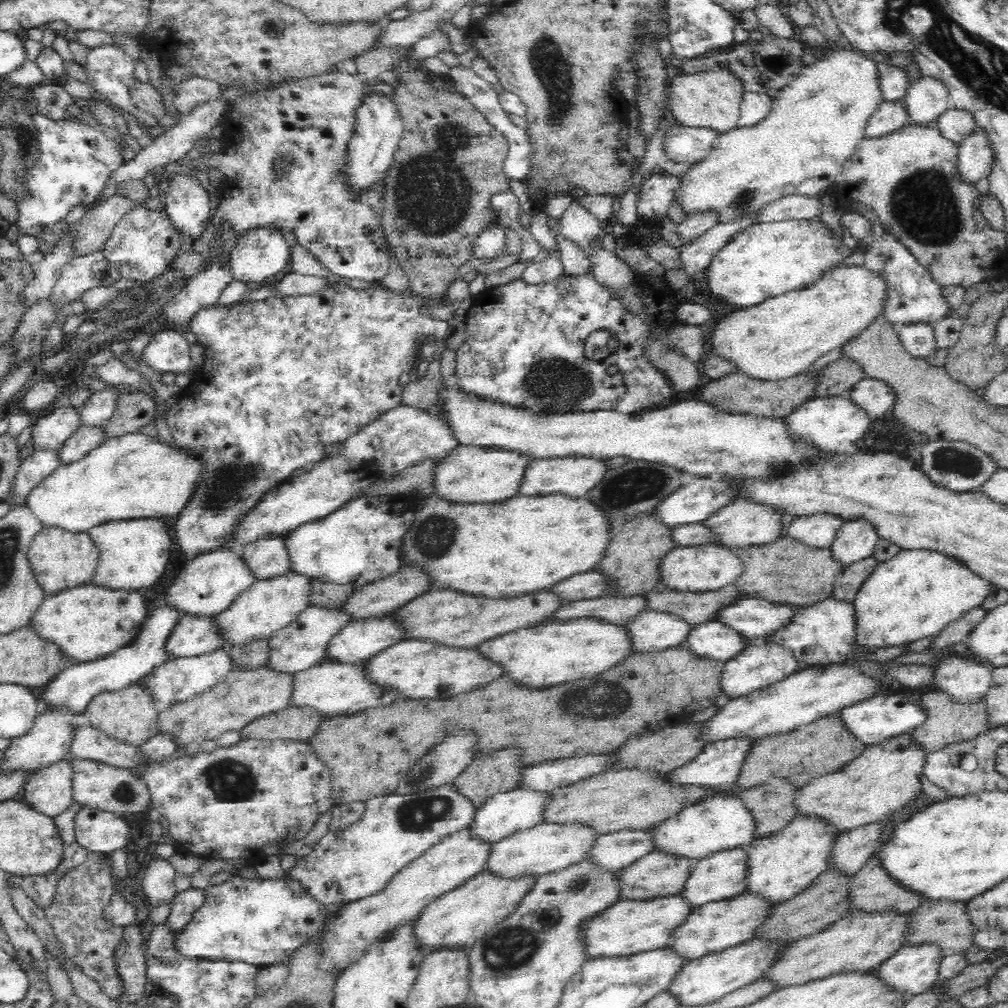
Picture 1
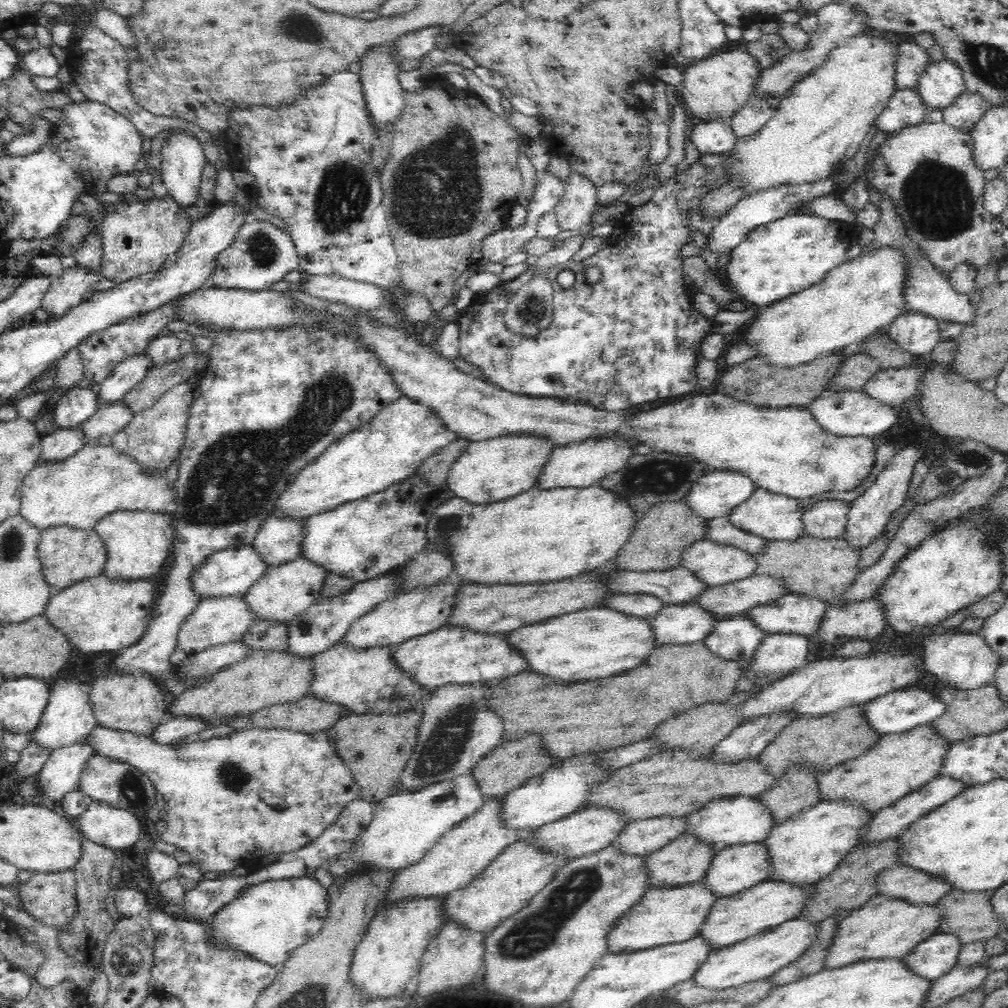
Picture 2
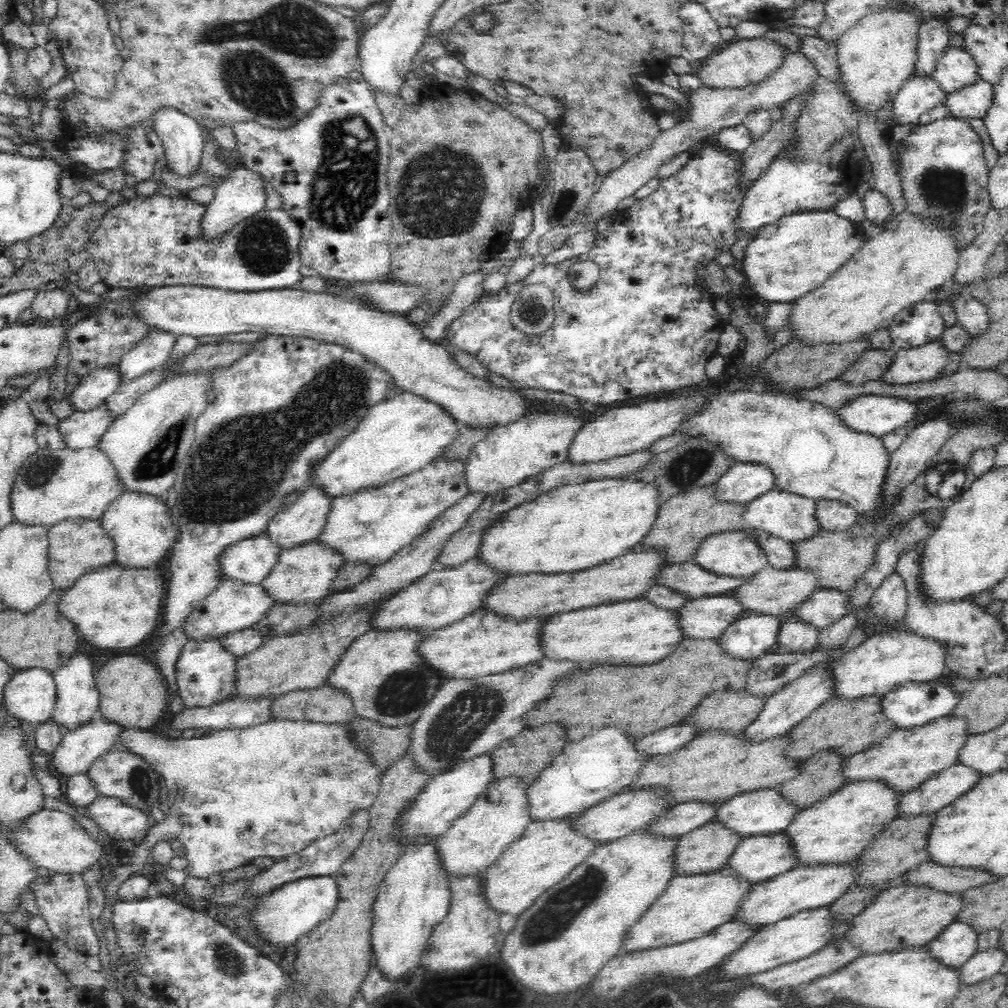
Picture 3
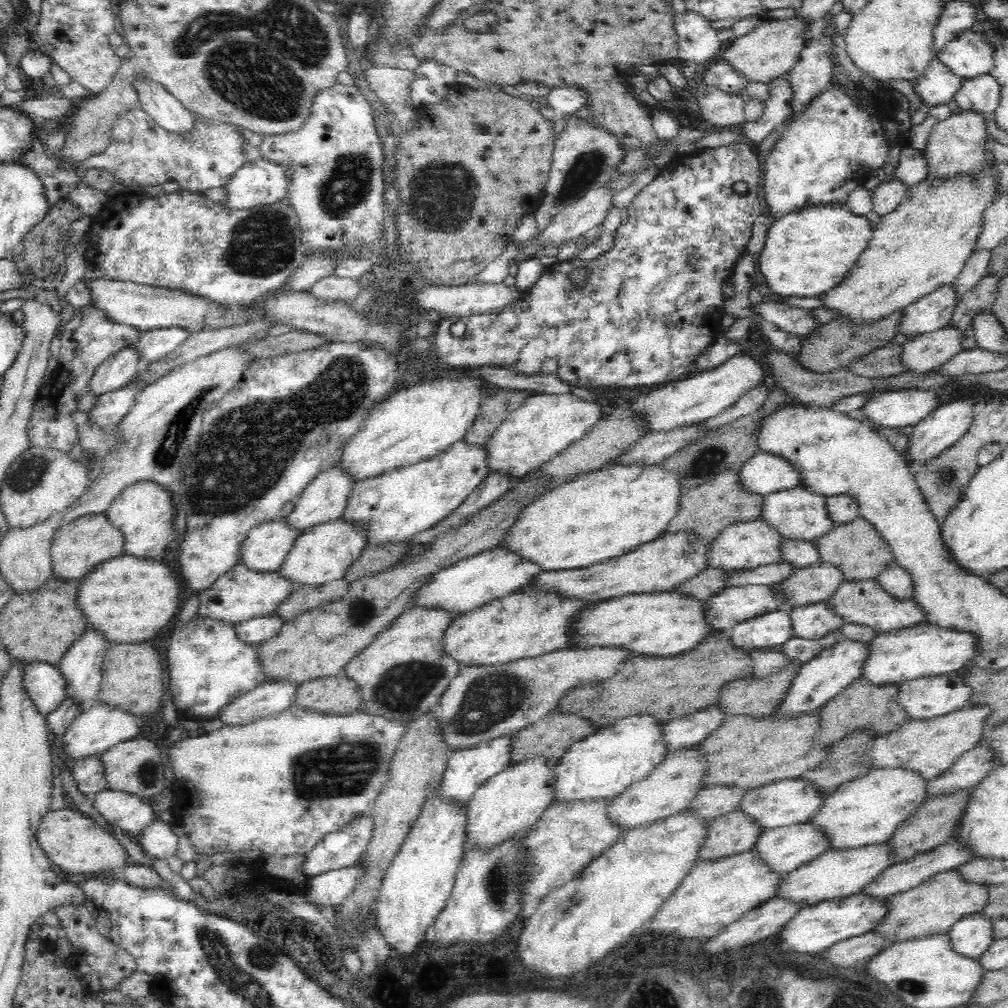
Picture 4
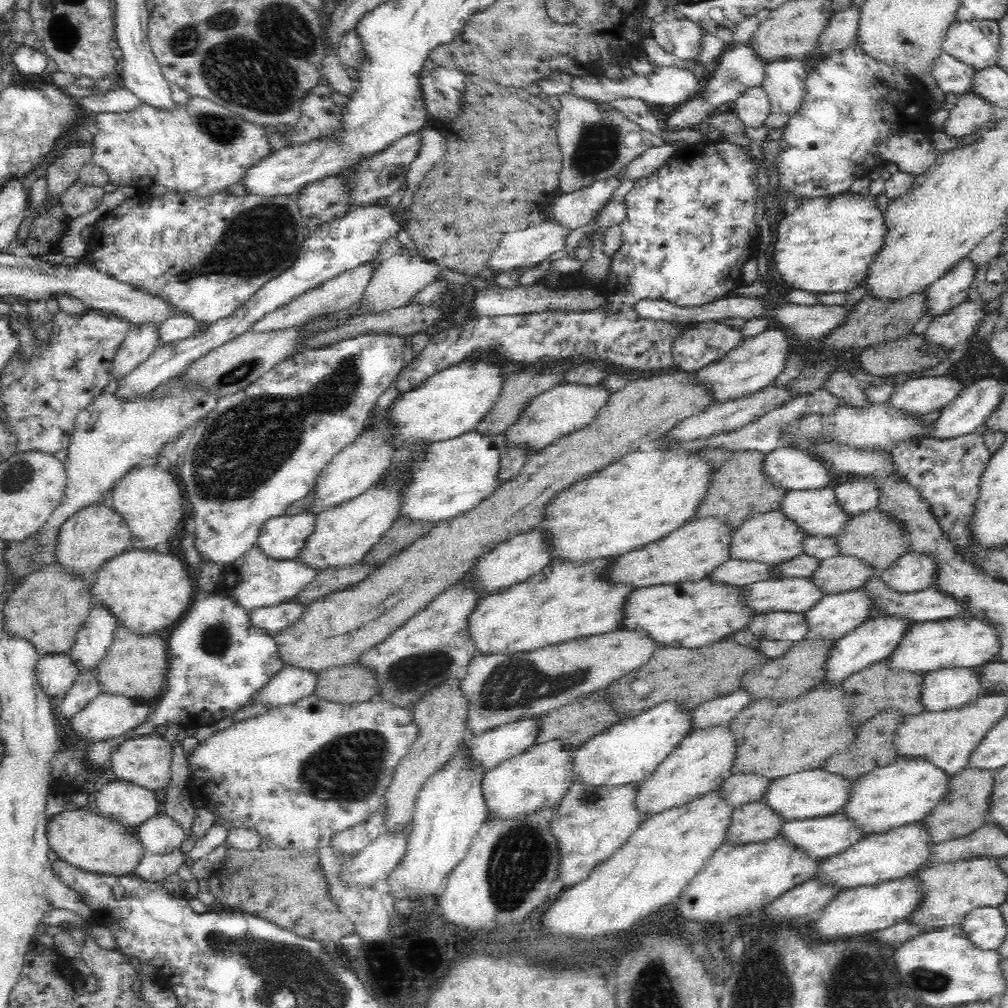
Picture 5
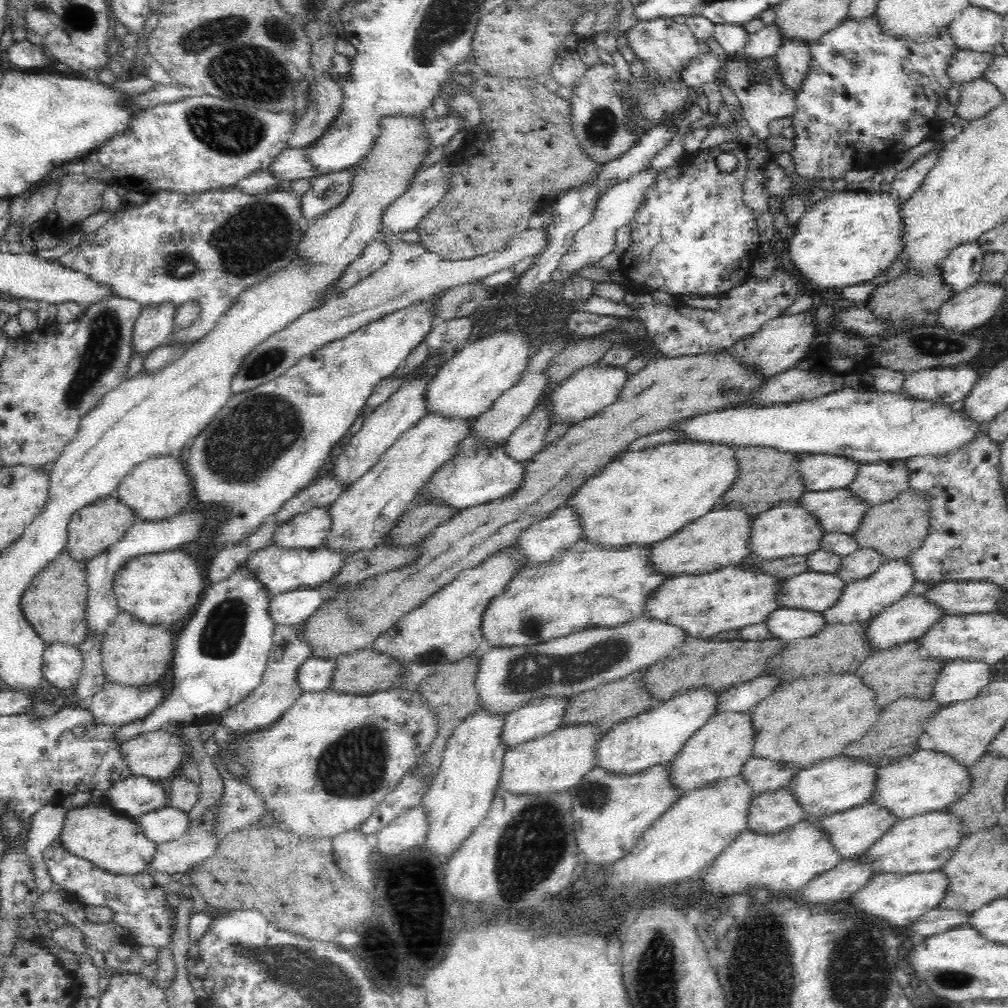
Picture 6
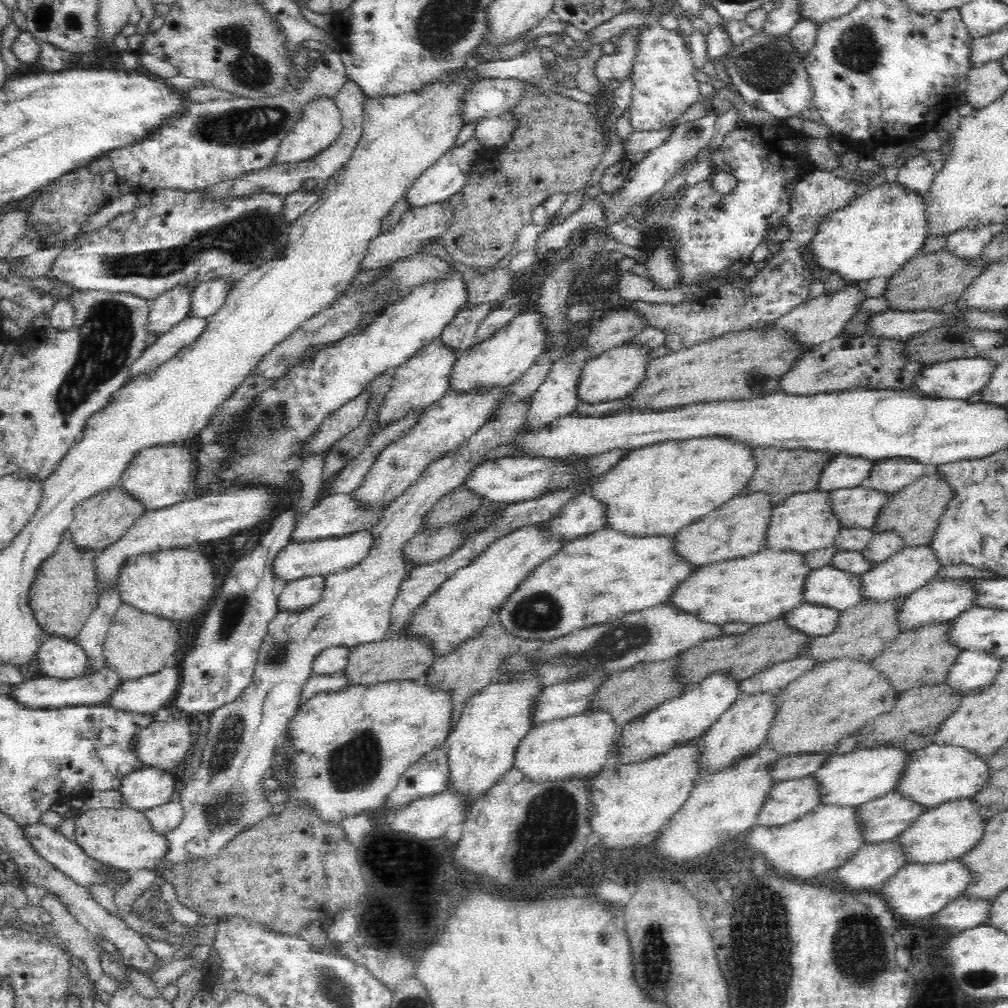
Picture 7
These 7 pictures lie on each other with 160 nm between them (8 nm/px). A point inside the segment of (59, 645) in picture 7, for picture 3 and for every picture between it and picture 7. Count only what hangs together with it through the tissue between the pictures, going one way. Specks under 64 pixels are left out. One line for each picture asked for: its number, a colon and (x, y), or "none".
3: (31, 694)
4: (45, 683)
5: (56, 672)
6: (62, 664)

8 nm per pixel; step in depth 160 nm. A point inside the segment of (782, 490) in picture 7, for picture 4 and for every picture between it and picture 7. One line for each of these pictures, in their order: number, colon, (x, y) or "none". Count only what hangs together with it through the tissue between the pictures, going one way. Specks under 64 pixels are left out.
4: (722, 501)
5: (742, 488)
6: (767, 476)

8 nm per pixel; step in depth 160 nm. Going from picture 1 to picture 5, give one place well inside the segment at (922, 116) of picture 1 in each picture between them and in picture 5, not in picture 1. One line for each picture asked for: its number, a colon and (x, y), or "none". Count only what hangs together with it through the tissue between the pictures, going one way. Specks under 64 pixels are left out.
2: (943, 81)
3: (956, 69)
4: (970, 54)
5: (976, 42)

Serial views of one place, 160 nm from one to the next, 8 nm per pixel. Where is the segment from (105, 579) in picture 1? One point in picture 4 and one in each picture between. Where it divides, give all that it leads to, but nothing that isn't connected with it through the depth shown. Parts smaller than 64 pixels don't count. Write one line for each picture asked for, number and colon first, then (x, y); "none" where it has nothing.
2: (138, 541)
3: (141, 524)
4: (144, 512)

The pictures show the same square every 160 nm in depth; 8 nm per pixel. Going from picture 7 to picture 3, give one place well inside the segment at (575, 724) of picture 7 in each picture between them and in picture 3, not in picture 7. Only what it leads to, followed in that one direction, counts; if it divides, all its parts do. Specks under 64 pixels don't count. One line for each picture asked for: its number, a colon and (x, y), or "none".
3: (501, 813)
4: (505, 804)
5: (540, 776)
6: (555, 761)

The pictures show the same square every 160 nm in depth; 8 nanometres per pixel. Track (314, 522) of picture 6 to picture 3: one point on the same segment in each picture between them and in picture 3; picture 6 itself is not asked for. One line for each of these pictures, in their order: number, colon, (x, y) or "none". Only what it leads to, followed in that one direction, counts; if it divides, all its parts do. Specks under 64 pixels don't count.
3: (251, 560)
4: (266, 547)
5: (283, 538)

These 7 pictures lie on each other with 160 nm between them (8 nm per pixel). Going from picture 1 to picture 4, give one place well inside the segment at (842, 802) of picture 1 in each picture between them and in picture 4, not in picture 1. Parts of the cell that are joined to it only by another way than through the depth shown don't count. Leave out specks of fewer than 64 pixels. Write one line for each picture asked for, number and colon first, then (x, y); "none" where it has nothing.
2: (897, 764)
3: (908, 757)
4: (931, 746)

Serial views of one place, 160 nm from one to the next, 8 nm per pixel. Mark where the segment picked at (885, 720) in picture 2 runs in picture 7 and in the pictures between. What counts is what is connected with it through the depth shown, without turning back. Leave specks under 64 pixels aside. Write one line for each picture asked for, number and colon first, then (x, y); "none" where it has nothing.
3: (912, 704)
4: (927, 697)
5: (947, 688)
6: (960, 679)
7: (973, 668)

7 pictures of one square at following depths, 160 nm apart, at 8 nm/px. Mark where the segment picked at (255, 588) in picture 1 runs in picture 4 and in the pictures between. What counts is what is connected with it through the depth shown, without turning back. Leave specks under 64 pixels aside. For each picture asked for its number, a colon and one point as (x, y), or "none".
2: (286, 590)
3: (304, 573)
4: (322, 553)

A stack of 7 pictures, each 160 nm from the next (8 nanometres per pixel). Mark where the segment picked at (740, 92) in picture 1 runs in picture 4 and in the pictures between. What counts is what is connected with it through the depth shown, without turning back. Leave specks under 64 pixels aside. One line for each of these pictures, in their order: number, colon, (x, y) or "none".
2: (719, 85)
3: (745, 62)
4: (770, 51)

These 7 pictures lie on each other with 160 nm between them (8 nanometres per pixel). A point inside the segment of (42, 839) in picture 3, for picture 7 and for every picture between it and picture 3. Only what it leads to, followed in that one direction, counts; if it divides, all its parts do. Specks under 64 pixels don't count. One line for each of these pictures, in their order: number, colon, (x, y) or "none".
4: (72, 840)
5: (81, 837)
6: (117, 843)
7: (124, 838)

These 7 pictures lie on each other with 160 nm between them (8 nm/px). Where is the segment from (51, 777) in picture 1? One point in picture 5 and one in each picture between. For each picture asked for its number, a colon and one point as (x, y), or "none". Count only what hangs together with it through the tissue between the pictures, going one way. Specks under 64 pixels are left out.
2: (60, 774)
3: (80, 747)
4: (94, 731)
5: (108, 714)

